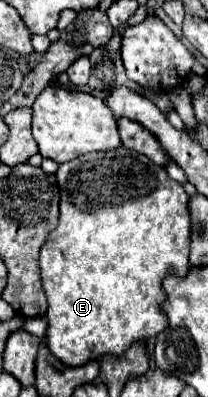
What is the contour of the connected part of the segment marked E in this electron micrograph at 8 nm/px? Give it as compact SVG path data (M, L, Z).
M123 146L117 150L111 150L111 152L85 154L71 162L65 162L59 166L55 176L57 176L57 184L61 190L59 224L53 232L49 232L49 238L45 240L45 244L41 248L41 258L39 258L41 282L43 282L43 290L45 290L47 304L49 304L47 306L49 326L45 332L45 344L53 352L53 356L57 356L61 362L65 362L65 366L83 366L85 362L97 360L105 354L121 358L133 344L147 344L153 336L157 336L167 326L167 318L161 312L161 302L165 300L161 282L169 268L173 268L177 272L177 276L185 276L189 270L189 232L191 232L191 220L189 220L189 212L187 212L189 196L185 194L185 190L179 182L175 182L167 176L163 166L157 166L147 156L131 152Z

